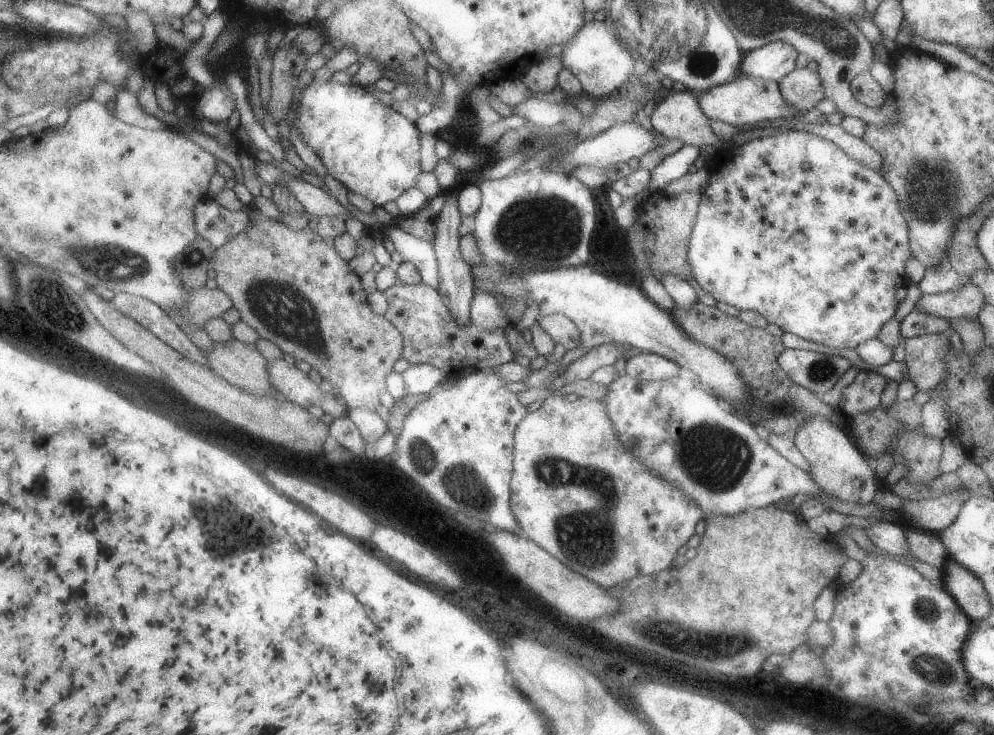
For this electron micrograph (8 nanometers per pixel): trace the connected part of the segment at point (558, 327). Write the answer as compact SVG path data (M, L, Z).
M540 313L538 323L548 334L550 334L556 343L561 343L568 350L580 346L582 331L576 326L576 321L571 316L564 313L544 315Z

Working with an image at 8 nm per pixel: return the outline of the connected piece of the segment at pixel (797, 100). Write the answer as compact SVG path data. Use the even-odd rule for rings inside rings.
M796 67L781 80L780 85L786 104L798 113L814 113L816 104L825 98L818 72L808 67Z

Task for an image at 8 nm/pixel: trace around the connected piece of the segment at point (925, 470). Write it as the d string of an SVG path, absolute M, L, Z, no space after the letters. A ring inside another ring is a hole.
M913 399L894 402L891 406L852 415L846 418L848 434L859 451L868 459L879 459L882 455L891 453L894 465L903 464L908 472L903 476L906 481L927 484L938 477L938 463L944 452L942 439L923 435L919 431L922 422L922 406Z

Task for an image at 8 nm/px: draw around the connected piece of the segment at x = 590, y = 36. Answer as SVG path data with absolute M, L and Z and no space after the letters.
M592 19L587 22L576 36L564 44L564 64L572 69L583 81L583 87L590 98L604 99L610 97L632 71L636 58L630 50L620 43L620 37L606 23Z

